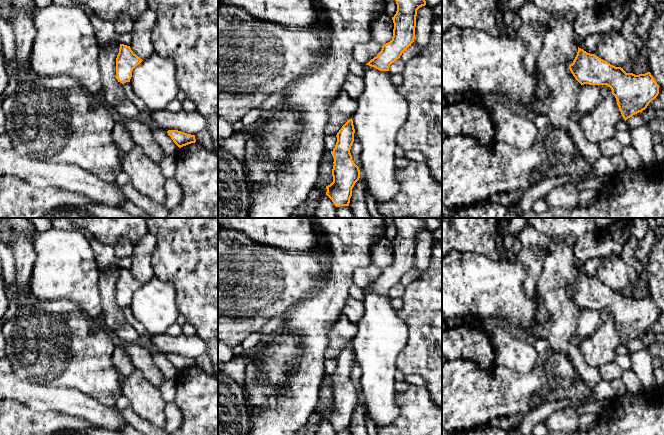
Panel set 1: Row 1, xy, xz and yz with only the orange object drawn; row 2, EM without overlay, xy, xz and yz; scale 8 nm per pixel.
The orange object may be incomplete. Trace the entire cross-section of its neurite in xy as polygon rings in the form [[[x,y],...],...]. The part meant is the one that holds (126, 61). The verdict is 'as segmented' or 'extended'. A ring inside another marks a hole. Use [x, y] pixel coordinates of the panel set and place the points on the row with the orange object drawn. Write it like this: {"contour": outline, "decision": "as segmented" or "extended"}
{"contour": [[[120,44],[116,58],[116,79],[124,84],[130,82],[133,69],[143,60],[133,53],[130,46]]], "decision": "as segmented"}

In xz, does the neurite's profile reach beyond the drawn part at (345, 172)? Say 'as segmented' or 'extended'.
as segmented

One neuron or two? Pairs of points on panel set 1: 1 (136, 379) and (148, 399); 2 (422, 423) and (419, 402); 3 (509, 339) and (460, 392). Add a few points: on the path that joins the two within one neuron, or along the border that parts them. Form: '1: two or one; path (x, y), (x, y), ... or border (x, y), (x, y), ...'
1: one; path (136, 384), (136, 387), (143, 394)
2: one; path (419, 418), (419, 407)
3: two; border (495, 364), (508, 367), (517, 372)

